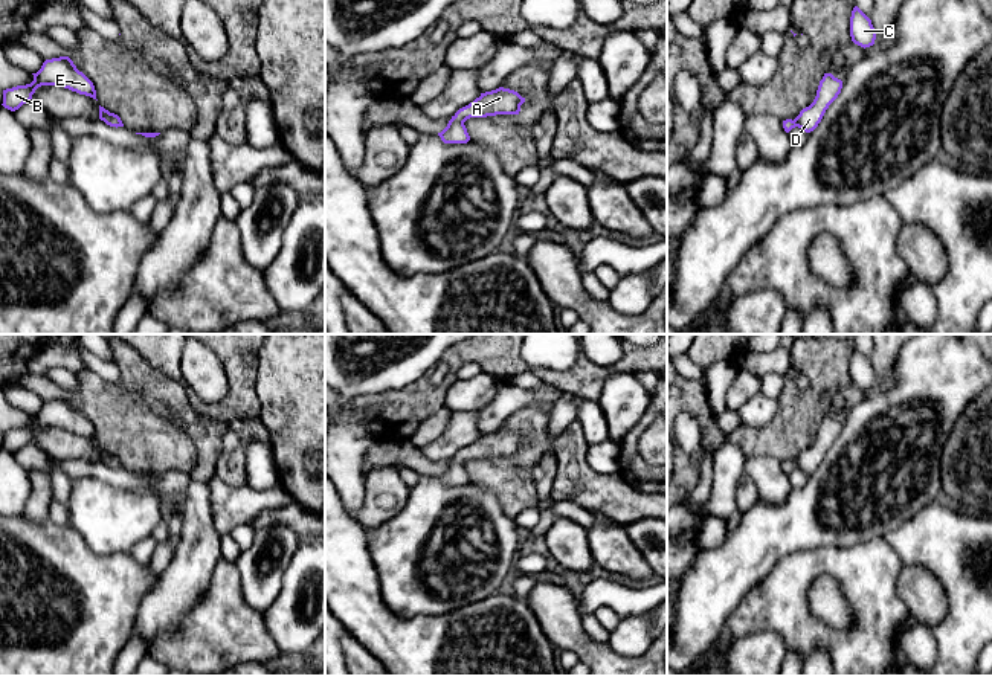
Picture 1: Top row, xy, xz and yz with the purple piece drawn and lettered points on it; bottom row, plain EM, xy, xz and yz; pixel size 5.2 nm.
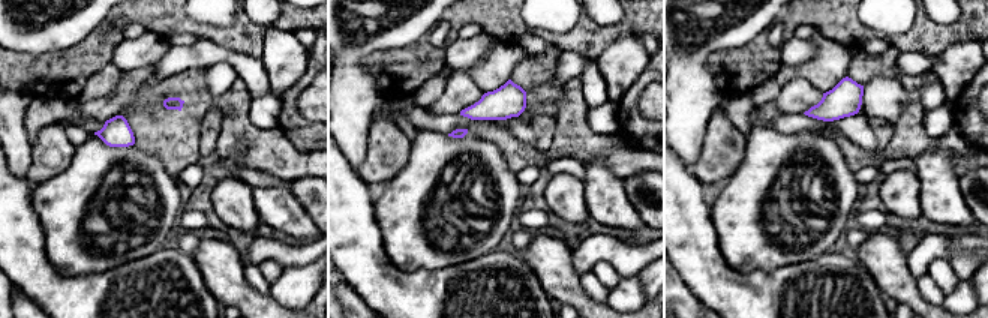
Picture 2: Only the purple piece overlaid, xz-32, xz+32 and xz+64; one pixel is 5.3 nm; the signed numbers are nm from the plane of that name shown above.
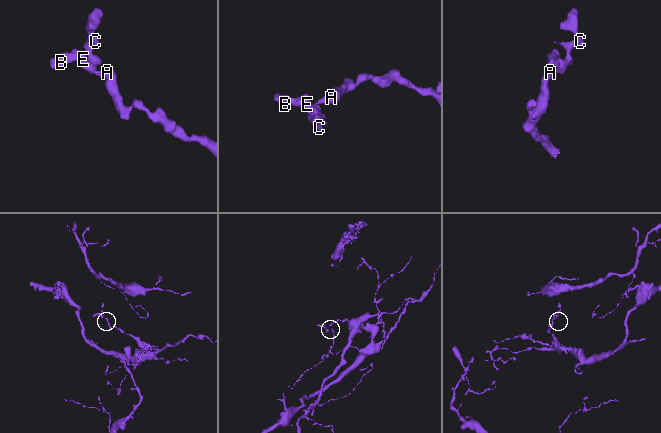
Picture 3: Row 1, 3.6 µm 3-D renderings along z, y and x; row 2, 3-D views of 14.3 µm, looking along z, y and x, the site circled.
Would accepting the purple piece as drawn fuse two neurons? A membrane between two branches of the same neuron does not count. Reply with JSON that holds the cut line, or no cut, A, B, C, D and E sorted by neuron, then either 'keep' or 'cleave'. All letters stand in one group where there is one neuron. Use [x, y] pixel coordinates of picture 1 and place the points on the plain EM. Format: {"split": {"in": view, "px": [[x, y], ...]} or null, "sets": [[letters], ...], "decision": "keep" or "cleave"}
{"split": null, "sets": [["A", "B", "C", "D", "E"]], "decision": "keep"}

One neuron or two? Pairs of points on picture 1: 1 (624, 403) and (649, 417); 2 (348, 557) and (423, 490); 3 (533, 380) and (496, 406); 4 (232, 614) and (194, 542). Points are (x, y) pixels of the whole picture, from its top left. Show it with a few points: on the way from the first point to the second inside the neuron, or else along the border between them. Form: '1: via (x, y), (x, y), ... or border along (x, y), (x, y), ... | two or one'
1: border along (650, 392), (646, 412), (620, 441) | two
2: border along (368, 533), (368, 553), (379, 574) | two
3: border along (504, 382), (524, 388), (539, 388), (544, 383) | two
4: border along (222, 557), (214, 568), (206, 591), (193, 606) | two

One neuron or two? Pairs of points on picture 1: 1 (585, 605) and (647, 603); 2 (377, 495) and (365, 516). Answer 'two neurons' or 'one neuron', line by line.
1: one neuron
2: one neuron

